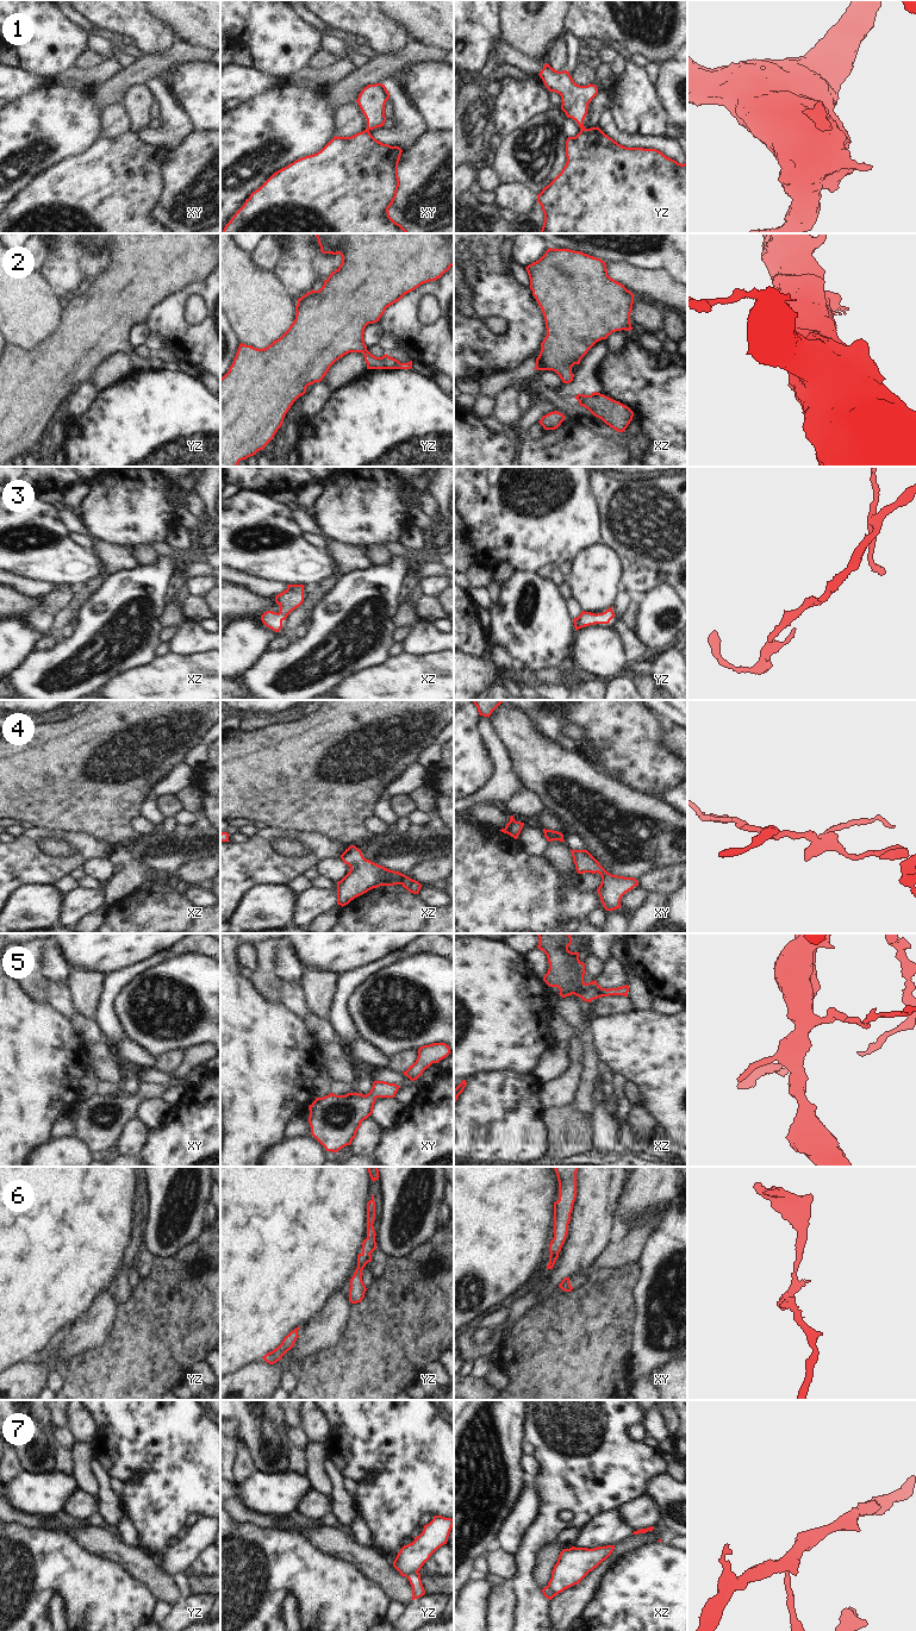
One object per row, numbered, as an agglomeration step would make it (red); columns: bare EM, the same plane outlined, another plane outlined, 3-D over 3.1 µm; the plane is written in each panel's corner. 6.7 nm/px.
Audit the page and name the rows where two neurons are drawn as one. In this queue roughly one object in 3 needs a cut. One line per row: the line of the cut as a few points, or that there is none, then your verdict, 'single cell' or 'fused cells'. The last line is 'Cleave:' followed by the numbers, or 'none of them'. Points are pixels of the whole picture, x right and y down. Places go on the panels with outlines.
1: yz (584, 127), (581, 130) | fused cells
2: no cut | single cell
3: no cut | single cell
4: no cut | single cell
5: no cut | single cell
6: no cut | single cell
7: yz (417, 1572), (411, 1572), (406, 1576) | fused cells
Cleave: 1, 7

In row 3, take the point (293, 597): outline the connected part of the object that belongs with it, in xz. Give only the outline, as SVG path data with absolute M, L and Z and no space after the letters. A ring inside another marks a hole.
M287 585L287 589L275 596L280 612L264 612L261 615L262 623L273 631L279 632L288 614L304 602L304 587L304 585Z

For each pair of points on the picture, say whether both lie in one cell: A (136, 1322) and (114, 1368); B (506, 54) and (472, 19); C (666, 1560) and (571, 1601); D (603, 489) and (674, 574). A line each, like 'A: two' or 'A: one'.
A: one
B: two
C: two
D: one

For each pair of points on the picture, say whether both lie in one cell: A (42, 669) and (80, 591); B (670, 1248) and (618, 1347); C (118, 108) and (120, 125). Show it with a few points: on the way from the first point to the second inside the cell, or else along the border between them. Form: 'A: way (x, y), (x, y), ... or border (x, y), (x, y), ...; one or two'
A: border (68, 630), (66, 632); two
B: border (631, 1292), (635, 1308), (631, 1322), (631, 1349); two
C: way (118, 112), (118, 122); one

